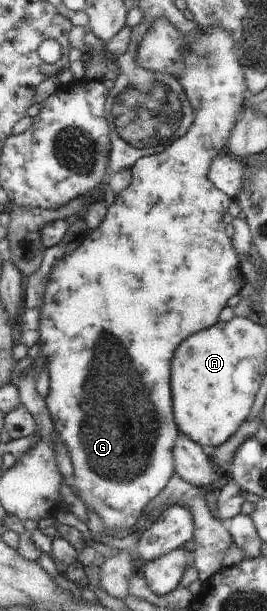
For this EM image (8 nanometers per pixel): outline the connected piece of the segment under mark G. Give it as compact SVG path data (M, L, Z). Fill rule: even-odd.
M160 16L154 18L150 28L146 28L146 32L144 32L144 36L142 36L142 40L140 40L140 44L134 52L134 62L136 62L138 68L146 72L160 71L162 74L174 76L174 80L182 87L192 110L192 122L190 122L188 130L184 135L176 138L174 142L168 144L162 152L140 157L134 162L131 166L129 183L115 195L115 200L106 208L105 219L94 230L86 232L86 236L74 252L62 256L62 260L58 260L54 264L52 272L48 274L46 286L42 290L42 304L38 308L39 334L36 343L39 346L40 355L45 358L42 368L46 370L46 376L48 376L48 394L43 398L44 404L46 404L48 416L52 421L53 431L60 436L72 463L76 497L86 506L85 508L92 510L100 518L105 532L128 530L128 528L134 526L136 518L140 516L146 504L162 492L162 488L166 486L168 479L174 473L172 444L175 444L178 430L172 412L169 360L173 350L183 339L216 324L218 312L228 305L227 300L234 294L238 294L245 283L239 269L239 252L232 248L234 239L226 237L224 233L225 224L222 223L222 216L226 213L231 199L216 190L206 176L210 162L218 154L226 152L226 140L228 140L228 136L234 128L234 123L244 106L247 91L244 76L242 76L242 68L238 64L234 40L226 32L226 28L220 28L218 24L214 24L214 28L206 28L206 32L200 30L198 36L191 37L190 40L182 40L182 38L184 38L182 32L178 32L168 20L164 20Z

